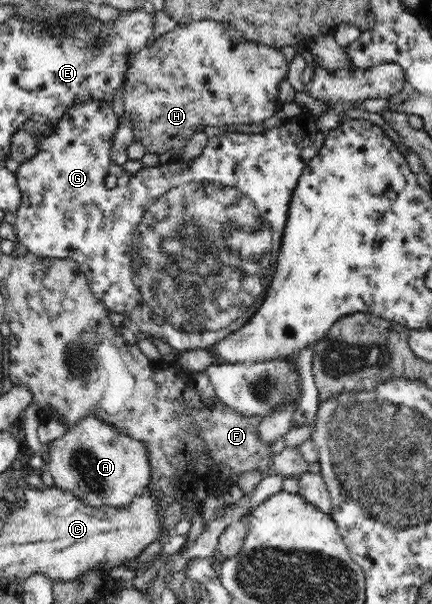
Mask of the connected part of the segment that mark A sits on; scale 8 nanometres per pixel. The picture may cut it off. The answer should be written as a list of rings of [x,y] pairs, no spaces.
[[[89,413],[73,429],[67,430],[63,437],[58,437],[45,447],[49,452],[49,462],[45,468],[54,479],[53,487],[73,491],[75,495],[91,507],[127,507],[137,495],[148,487],[152,471],[148,462],[148,449],[136,439],[119,431],[110,423],[103,423],[98,417]]]

